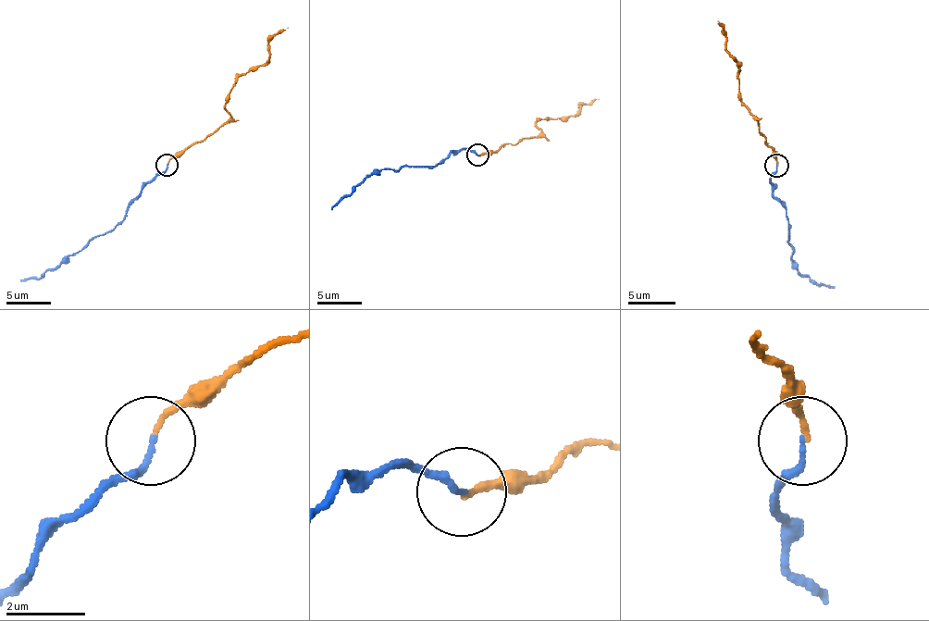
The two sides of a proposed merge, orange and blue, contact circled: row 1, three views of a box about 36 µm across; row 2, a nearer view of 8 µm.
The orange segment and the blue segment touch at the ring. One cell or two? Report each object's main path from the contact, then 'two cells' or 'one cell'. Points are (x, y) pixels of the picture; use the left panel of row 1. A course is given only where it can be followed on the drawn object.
orange runs (167, 166), (229, 117), (226, 105), (234, 80), (264, 65), (267, 41), (288, 27); blue runs (167, 166), (147, 183), (112, 229), (93, 237), (38, 279), (20, 281); one cell

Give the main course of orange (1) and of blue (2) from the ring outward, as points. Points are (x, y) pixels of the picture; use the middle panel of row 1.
1: (478, 156), (540, 131), (537, 123), (545, 118), (575, 117), (578, 107), (599, 98)
2: (478, 155), (458, 150), (440, 163), (376, 169), (331, 210)

